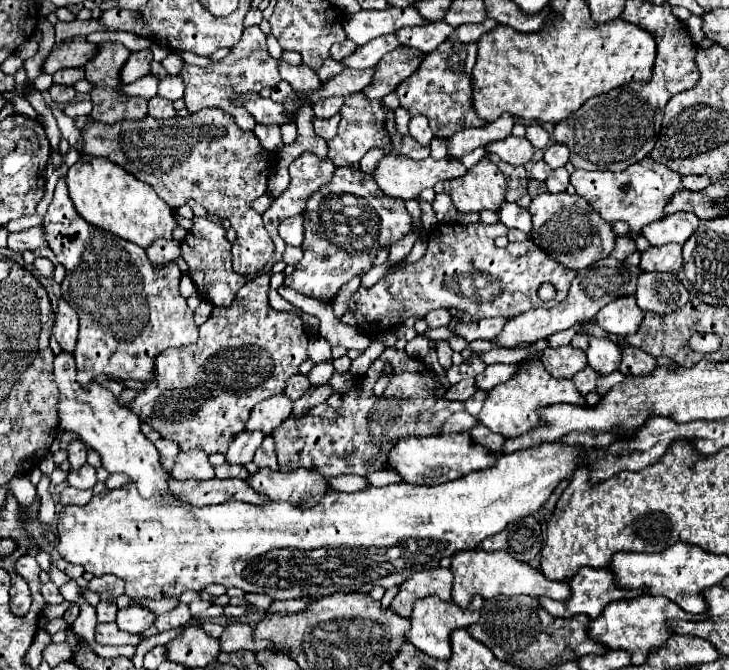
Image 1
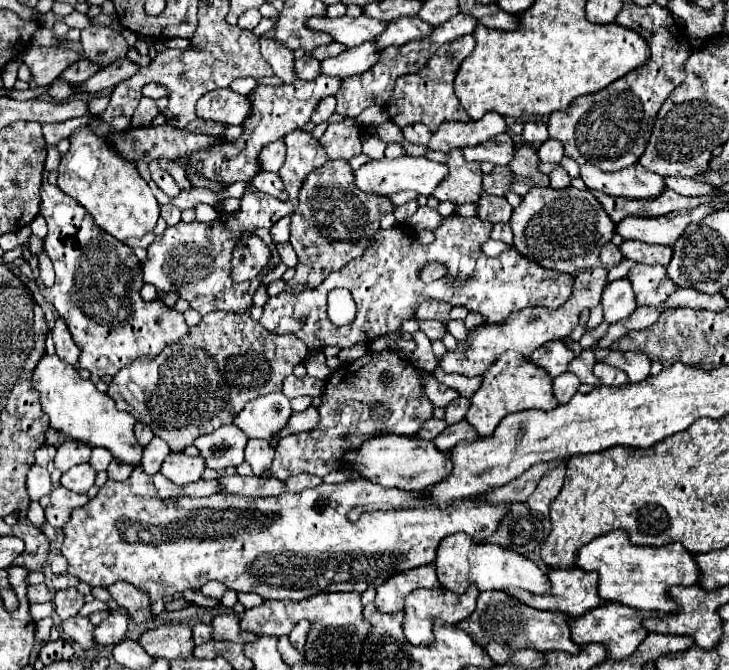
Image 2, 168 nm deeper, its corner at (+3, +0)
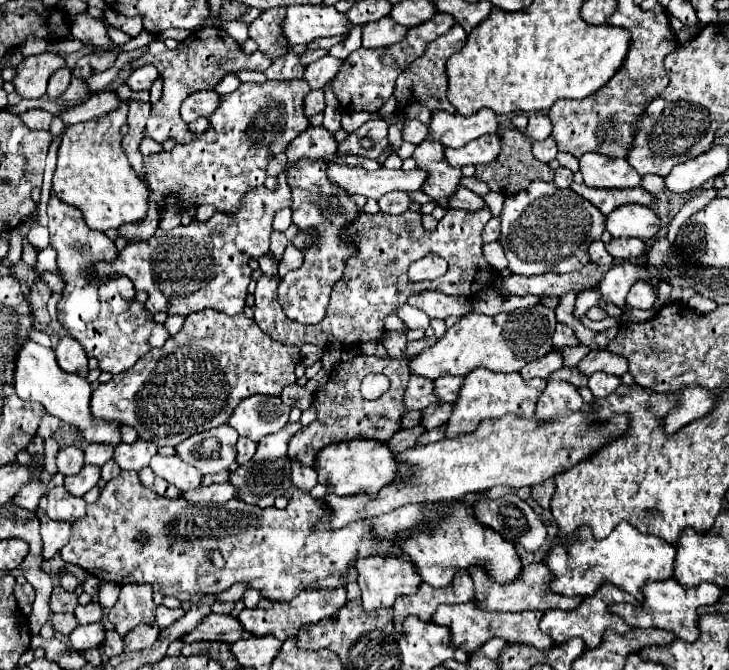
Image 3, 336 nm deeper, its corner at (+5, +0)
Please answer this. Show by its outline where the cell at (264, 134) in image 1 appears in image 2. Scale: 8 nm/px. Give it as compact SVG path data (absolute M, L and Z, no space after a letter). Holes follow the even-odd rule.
M278 139L270 145L264 145L262 153L260 153L260 163L264 171L278 171L284 163L284 155L286 155L286 145L284 139Z

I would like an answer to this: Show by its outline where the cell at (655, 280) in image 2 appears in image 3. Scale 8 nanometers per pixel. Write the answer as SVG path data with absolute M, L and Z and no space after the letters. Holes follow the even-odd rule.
M636 281L626 297L626 309L652 309L656 297L648 281Z

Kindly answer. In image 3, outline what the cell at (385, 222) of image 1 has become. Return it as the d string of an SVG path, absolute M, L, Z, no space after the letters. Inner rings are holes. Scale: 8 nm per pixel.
M300 159L296 165L288 167L286 171L288 187L292 191L292 221L298 225L300 231L314 229L318 233L312 247L304 251L304 263L300 269L290 271L278 287L278 301L284 313L302 325L318 325L326 317L328 301L334 283L342 277L344 261L350 255L356 255L356 247L346 243L340 233L342 229L358 217L358 207L350 201L350 195L344 189L332 185L326 175L326 165L322 159Z

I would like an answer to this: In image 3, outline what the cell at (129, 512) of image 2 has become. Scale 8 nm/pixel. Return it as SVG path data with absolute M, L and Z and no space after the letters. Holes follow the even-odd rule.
M122 471L106 483L100 499L86 507L86 515L72 523L70 543L60 551L60 555L66 563L82 567L100 581L148 583L154 591L162 591L180 601L190 601L194 595L218 595L234 583L246 583L250 589L258 589L264 599L290 601L304 589L344 587L346 583L356 581L354 563L360 557L368 557L368 553L400 555L400 549L396 549L390 537L374 537L370 521L358 521L344 529L316 531L314 525L322 515L322 499L312 499L304 491L294 491L294 497L284 509L260 509L240 499L232 499L224 505L200 505L184 499L160 497L140 483L136 471ZM212 549L220 549L226 559L224 569L216 569L210 563L208 551Z

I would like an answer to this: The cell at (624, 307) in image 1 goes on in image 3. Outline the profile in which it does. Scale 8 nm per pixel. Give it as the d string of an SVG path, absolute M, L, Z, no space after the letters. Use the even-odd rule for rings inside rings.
M616 261L612 269L606 271L602 283L600 283L600 293L606 303L614 303L618 307L624 307L626 295L630 287L638 279L647 280L655 290L656 297L659 297L658 280L642 265L634 265L630 261Z

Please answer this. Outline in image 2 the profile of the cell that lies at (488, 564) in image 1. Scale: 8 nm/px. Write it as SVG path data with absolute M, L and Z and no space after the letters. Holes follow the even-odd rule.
M454 533L446 537L436 553L436 573L438 581L444 589L454 591L462 595L466 587L472 583L478 587L478 591L492 591L492 589L508 589L508 587L520 587L534 595L548 595L550 593L550 581L546 573L530 559L518 553L510 553L494 543L474 543L466 533Z

